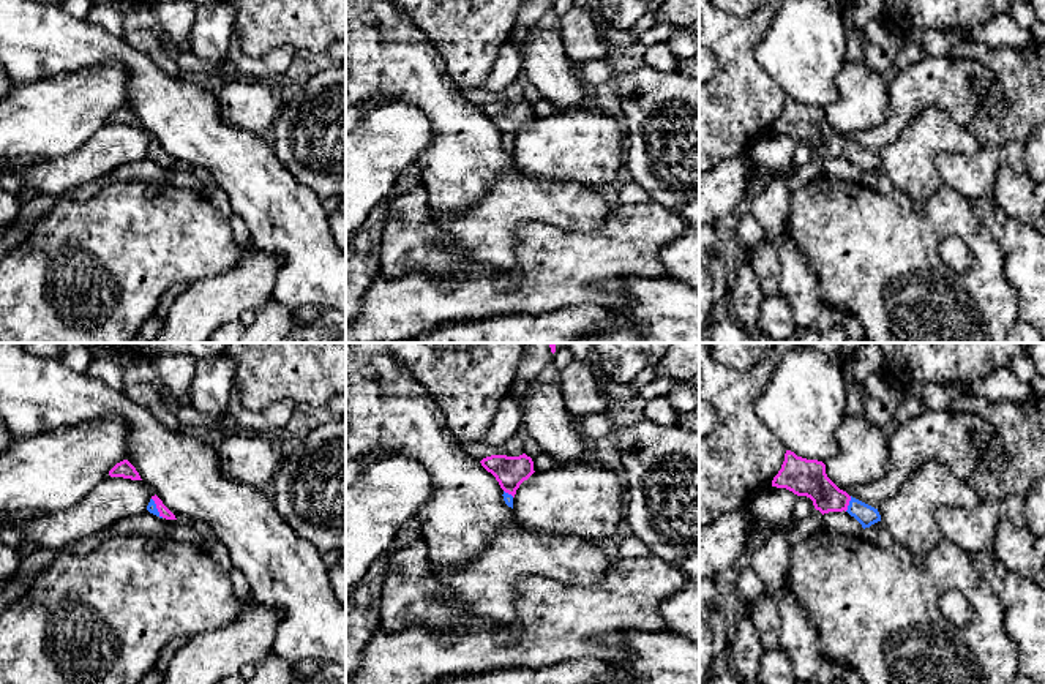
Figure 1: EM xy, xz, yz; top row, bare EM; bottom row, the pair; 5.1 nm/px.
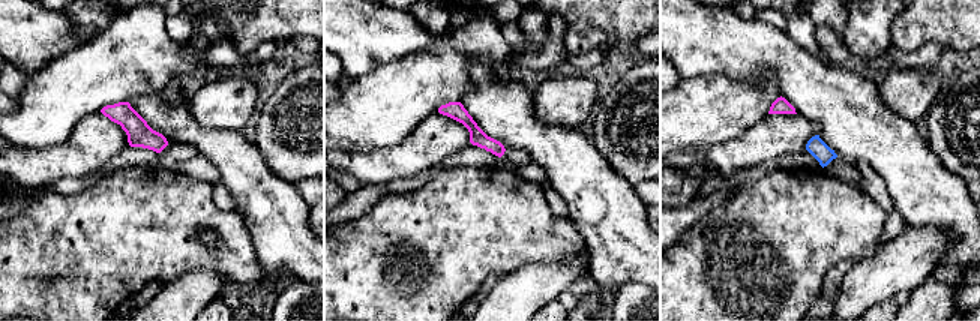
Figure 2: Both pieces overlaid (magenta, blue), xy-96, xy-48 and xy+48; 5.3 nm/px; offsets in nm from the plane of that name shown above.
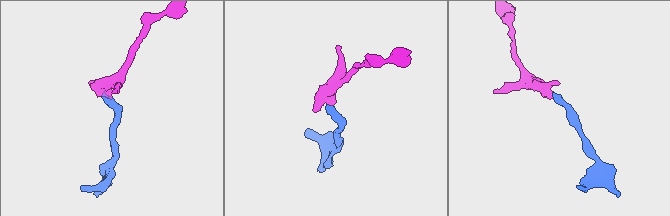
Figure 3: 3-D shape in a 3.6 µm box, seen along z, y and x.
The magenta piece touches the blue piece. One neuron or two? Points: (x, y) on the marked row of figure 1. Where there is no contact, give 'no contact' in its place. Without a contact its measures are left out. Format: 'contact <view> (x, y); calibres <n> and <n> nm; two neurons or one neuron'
contact yz (848, 504); calibres 190 and 110 nm; one neuron

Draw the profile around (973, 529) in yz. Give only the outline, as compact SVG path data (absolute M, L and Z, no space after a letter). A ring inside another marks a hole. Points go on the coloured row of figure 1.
M1006 496L982 499L974 509L939 507L935 518L941 536L950 543L966 553L988 551L993 548L994 529L999 521L1009 520L1018 528L1026 526L1024 499Z

